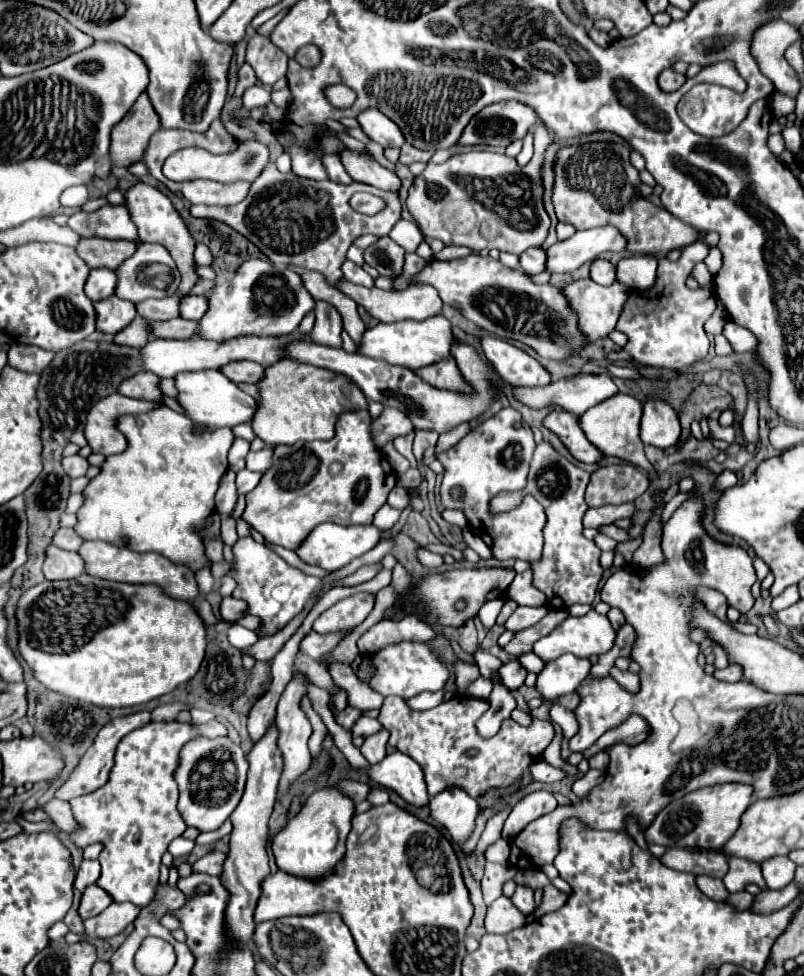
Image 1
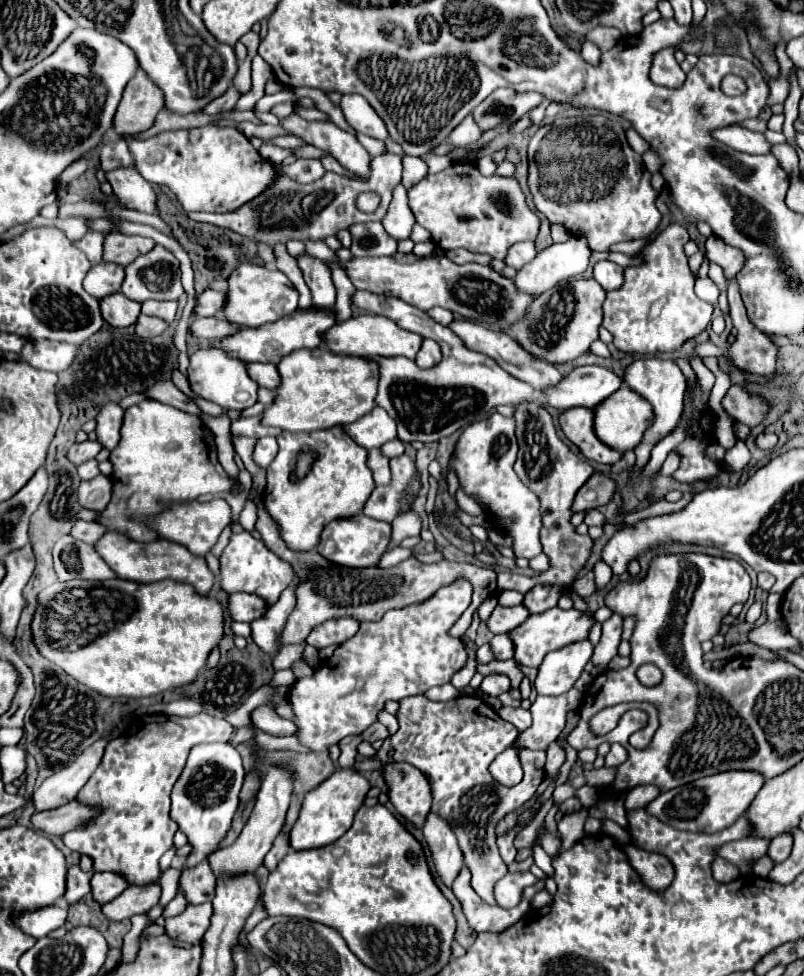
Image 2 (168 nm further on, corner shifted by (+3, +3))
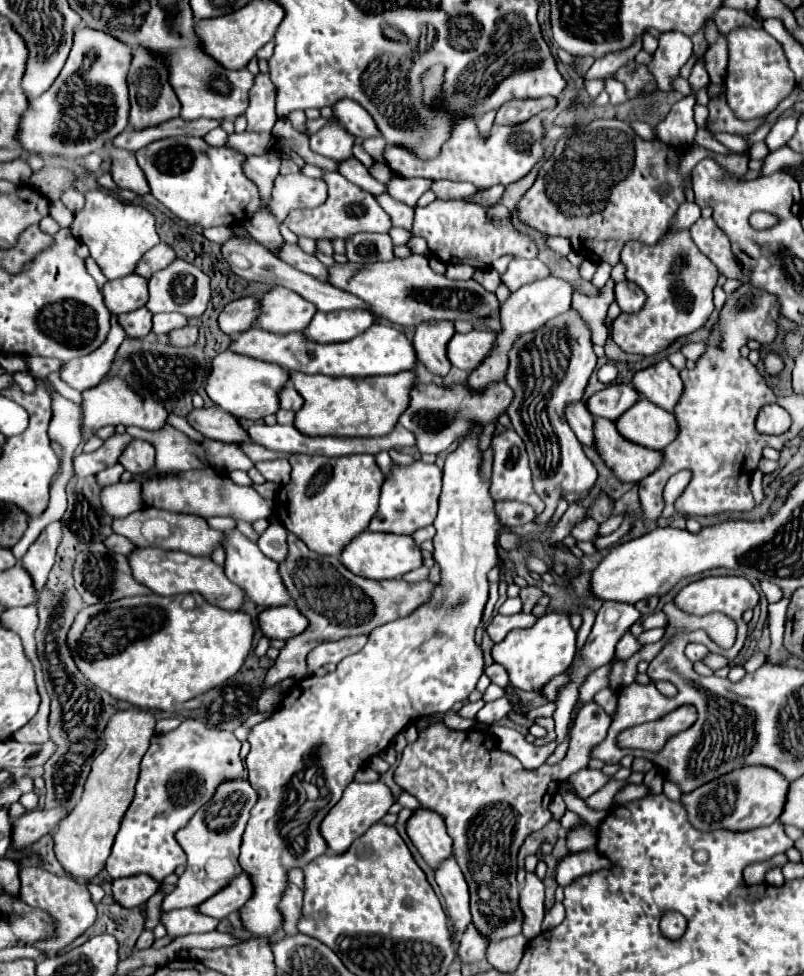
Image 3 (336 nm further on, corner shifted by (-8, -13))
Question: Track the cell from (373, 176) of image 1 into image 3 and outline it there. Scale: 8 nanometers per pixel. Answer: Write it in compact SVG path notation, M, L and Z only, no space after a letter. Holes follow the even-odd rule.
M329 120L319 132L311 136L311 150L339 162L353 156L351 152L353 142L355 142L353 134L349 134L341 124Z

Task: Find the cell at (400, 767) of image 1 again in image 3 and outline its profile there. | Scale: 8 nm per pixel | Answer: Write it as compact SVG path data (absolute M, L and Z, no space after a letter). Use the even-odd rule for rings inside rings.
M425 808L417 810L407 822L407 834L423 856L423 860L433 870L437 870L439 864L451 856L453 840L447 834L445 822L435 812L429 812Z

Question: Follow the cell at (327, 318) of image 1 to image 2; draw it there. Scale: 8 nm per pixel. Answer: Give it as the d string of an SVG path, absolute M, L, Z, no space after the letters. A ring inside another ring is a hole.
M306 254L298 258L298 266L304 272L304 280L308 284L308 288L312 290L312 308L316 310L334 310L334 302L336 302L336 290L334 290L334 282L330 276L330 268Z

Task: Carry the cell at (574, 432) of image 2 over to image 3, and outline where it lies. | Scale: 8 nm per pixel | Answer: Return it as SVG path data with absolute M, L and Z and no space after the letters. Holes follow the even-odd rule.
M597 418L597 454L607 462L607 466L615 472L615 476L619 480L623 480L623 482L639 482L639 480L643 480L645 476L655 472L657 466L661 466L661 460L663 460L661 450L651 450L651 448L645 448L641 444L625 440L617 432L615 422L605 420L605 418Z

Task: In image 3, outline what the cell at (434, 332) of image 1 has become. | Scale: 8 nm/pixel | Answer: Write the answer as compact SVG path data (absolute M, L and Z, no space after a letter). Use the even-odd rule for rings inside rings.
M375 322L373 328L355 336L347 342L333 342L333 344L317 344L307 340L301 332L293 334L275 334L263 328L251 328L235 338L231 344L233 352L241 352L245 356L275 362L291 372L305 372L305 374L325 374L325 376L349 376L349 378L365 378L365 376L387 376L403 370L415 368L415 350L411 342L405 338L403 332L395 330L385 322Z

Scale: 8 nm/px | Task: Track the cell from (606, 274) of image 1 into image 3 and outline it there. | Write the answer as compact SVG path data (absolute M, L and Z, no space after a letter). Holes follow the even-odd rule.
M623 280L615 286L615 300L623 312L639 312L645 304L645 292L629 280Z

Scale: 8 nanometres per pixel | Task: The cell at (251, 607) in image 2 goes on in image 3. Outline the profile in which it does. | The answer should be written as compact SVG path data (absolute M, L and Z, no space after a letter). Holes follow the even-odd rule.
M277 606L267 608L259 616L259 624L265 636L273 640L289 640L307 630L309 620L297 610L297 606Z

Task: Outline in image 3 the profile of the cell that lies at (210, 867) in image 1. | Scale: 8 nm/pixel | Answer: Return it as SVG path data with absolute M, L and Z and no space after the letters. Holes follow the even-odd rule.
M197 908L161 912L161 924L165 926L171 938L179 938L185 934L211 932L217 928L217 920L209 920L207 916L197 916Z

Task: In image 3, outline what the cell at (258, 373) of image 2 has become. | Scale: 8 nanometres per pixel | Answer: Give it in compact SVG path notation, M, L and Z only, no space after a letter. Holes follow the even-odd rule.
M293 386L285 388L285 392L281 392L281 408L283 410L297 412L301 406L303 406L303 398L301 398L301 394Z

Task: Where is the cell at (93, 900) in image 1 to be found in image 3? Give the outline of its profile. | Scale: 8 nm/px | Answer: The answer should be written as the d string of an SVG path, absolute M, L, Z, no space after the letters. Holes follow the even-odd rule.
M137 874L137 876L113 880L113 896L121 906L133 908L145 904L159 890L159 886L161 884L153 876Z

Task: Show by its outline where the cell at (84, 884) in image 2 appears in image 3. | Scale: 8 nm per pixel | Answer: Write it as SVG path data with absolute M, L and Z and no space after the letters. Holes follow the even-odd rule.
M23 866L19 868L19 880L21 880L21 890L19 890L19 900L25 902L31 908L39 908L51 916L55 922L55 932L53 936L45 940L37 940L31 946L43 952L43 958L57 956L65 946L75 942L95 920L95 904L91 902L91 896L83 884L77 884L71 878L57 878L41 868L31 868Z

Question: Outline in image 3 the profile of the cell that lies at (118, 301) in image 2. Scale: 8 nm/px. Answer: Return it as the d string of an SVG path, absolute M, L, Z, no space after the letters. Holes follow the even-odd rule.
M139 308L139 310L133 310L133 312L127 312L127 314L121 314L119 320L121 320L121 326L125 328L127 336L147 336L153 328L153 322L151 322L151 312L147 308Z

